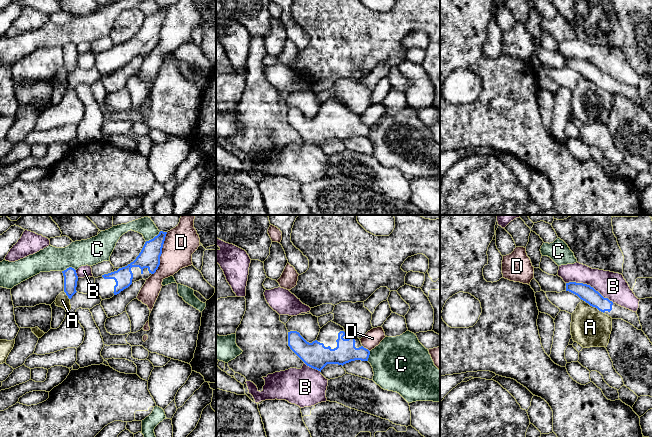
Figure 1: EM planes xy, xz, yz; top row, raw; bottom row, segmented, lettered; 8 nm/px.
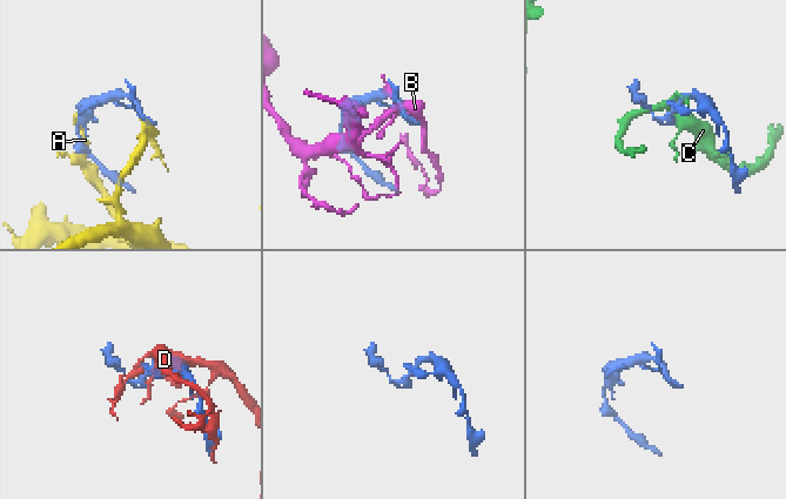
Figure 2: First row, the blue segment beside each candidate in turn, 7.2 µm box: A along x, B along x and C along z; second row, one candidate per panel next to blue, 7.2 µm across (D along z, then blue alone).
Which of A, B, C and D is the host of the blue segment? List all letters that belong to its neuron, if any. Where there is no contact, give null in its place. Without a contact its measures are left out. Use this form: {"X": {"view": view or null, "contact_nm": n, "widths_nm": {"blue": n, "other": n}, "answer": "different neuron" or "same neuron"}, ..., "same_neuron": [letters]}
{"A": {"view": "yz", "contact_nm": 220, "widths_nm": {"blue": 130, "other": 300}, "answer": "different neuron"}, "B": {"view": "yz", "contact_nm": 420, "widths_nm": {"blue": 130, "other": 220}, "answer": "different neuron"}, "C": {"view": "xy", "contact_nm": 150, "widths_nm": {"blue": 170, "other": 120}, "answer": "different neuron"}, "D": {"view": "xy", "contact_nm": 360, "widths_nm": {"blue": 170, "other": 260}, "answer": "different neuron"}, "same_neuron": []}

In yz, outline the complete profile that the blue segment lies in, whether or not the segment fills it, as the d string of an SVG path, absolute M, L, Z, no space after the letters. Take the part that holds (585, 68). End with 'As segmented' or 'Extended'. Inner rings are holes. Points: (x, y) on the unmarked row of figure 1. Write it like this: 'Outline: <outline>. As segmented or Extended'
Outline: M569 58L566 59L566 67L577 71L581 76L585 77L590 82L597 84L612 95L622 95L633 101L638 106L642 106L642 102L636 88L621 83L610 77L608 74L604 74L590 61Z. Extended

